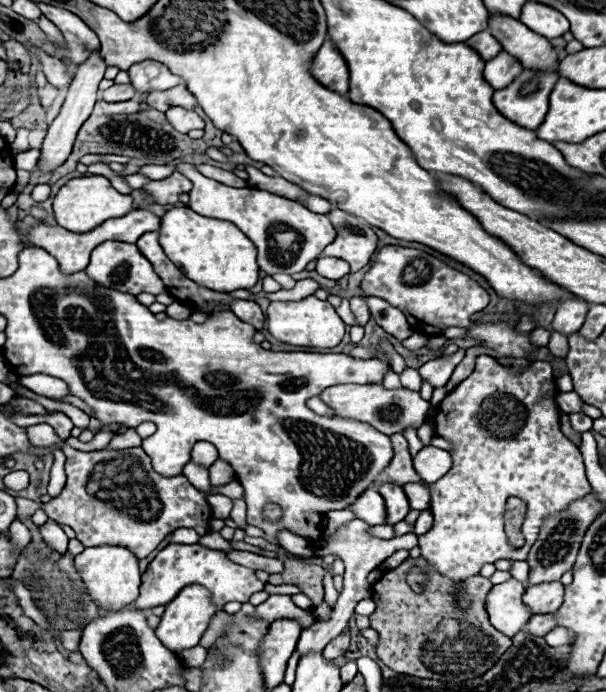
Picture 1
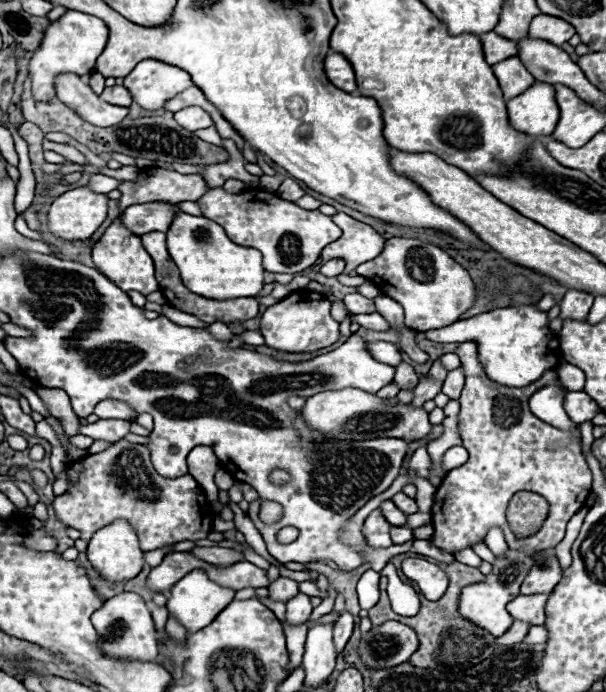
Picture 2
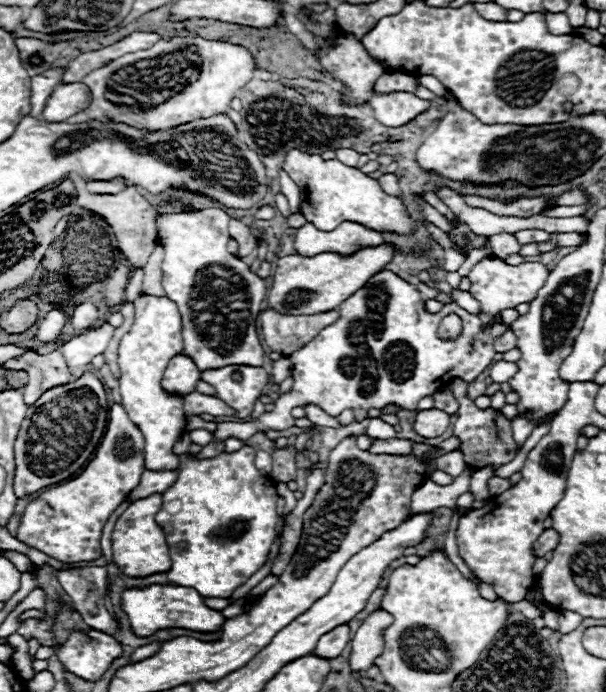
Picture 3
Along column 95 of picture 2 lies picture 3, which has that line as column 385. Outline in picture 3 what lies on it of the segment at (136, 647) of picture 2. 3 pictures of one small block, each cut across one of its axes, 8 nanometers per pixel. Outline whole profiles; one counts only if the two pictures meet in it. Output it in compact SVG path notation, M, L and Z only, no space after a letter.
M384 610L372 612L352 638L350 666L354 670L368 670L378 654L382 654L382 630L392 622Z

